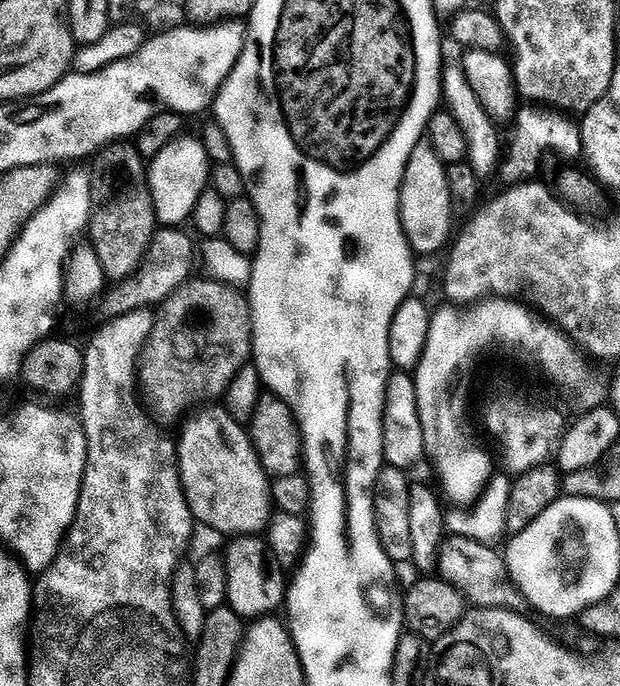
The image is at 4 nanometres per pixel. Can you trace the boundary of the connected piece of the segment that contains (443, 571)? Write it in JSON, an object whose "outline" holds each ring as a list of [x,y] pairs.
{"outline":[[[449,535],[443,541],[438,553],[438,572],[442,579],[455,587],[461,593],[465,601],[469,605],[478,608],[506,608],[509,610],[520,610],[525,607],[526,601],[520,595],[520,591],[516,589],[515,584],[512,583],[512,577],[508,574],[508,561],[503,555],[500,556],[492,548],[487,548],[484,544],[479,544],[479,539],[468,538],[466,540],[462,536]]]}

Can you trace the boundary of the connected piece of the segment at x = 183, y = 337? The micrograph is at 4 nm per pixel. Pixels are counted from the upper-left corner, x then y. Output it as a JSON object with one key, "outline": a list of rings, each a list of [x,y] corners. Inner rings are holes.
{"outline":[[[189,279],[159,305],[156,324],[152,327],[152,333],[138,361],[138,392],[140,390],[144,395],[143,407],[160,426],[179,425],[193,410],[219,401],[227,392],[230,382],[234,382],[238,370],[245,368],[253,359],[252,305],[247,295],[241,289],[213,279],[196,279]]]}

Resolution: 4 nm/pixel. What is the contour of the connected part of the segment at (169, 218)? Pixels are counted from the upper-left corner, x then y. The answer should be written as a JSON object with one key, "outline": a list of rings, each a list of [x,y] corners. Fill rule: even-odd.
{"outline":[[[190,136],[175,137],[165,143],[163,150],[151,159],[148,169],[148,184],[151,187],[157,221],[163,227],[185,225],[197,205],[198,198],[209,187],[210,162],[205,146]]]}

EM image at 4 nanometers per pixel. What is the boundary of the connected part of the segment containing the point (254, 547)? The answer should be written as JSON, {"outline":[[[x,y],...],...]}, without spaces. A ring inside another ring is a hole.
{"outline":[[[259,535],[233,539],[226,556],[226,604],[245,621],[255,622],[273,615],[276,607],[286,600],[286,576]],[[285,577],[285,580],[284,580]]]}

